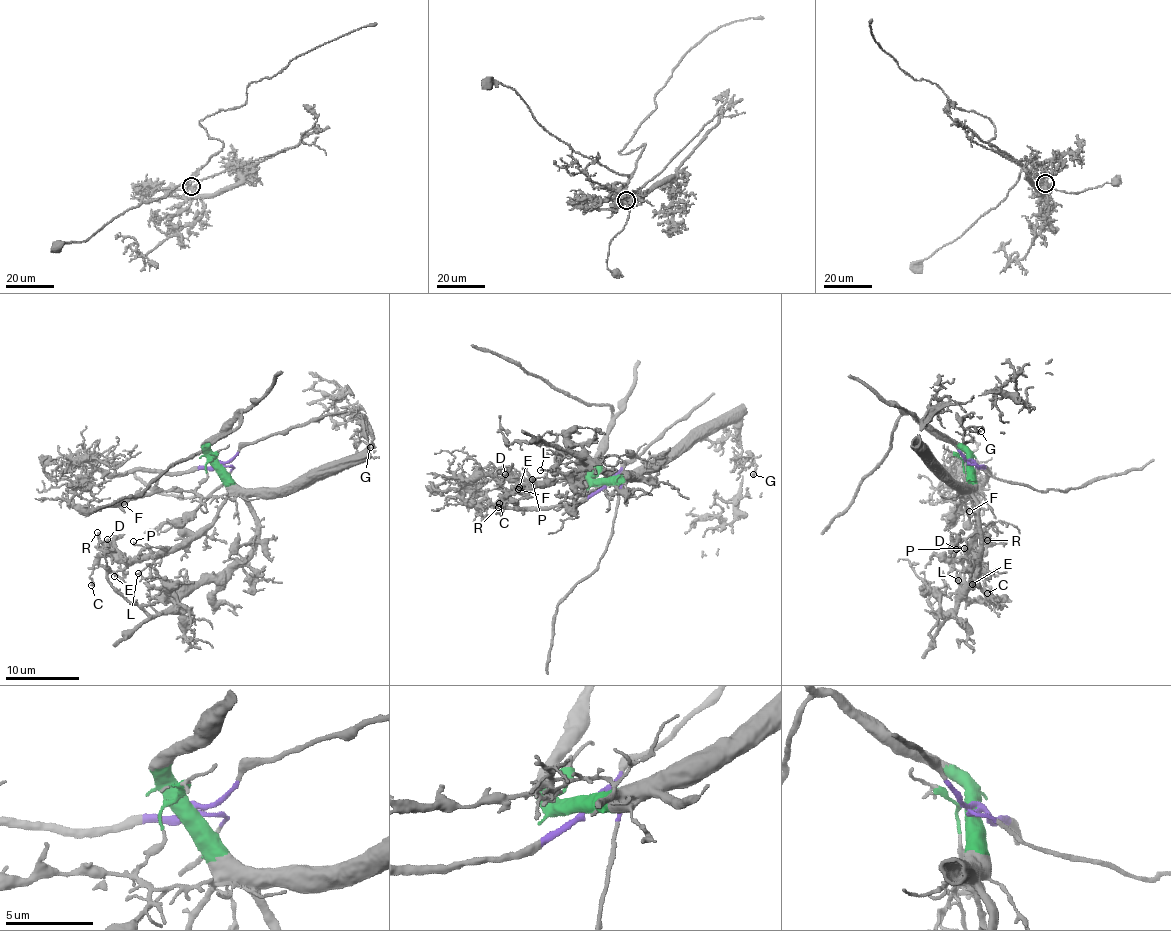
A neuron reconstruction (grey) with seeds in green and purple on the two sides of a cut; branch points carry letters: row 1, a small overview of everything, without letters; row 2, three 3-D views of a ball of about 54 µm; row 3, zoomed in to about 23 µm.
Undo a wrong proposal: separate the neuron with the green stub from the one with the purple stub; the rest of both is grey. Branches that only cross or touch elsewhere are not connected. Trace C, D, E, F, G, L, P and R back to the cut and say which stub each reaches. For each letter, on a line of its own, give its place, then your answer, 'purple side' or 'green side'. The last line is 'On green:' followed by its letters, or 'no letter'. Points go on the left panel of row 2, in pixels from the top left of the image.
C: at (91, 585); green side
D: at (107, 539); green side
E: at (114, 576); green side
F: at (124, 504); green side
G: at (370, 447); green side
L: at (138, 573); green side
P: at (133, 541); green side
R: at (97, 532); green side
On green: C, D, E, F, G, L, P, R

